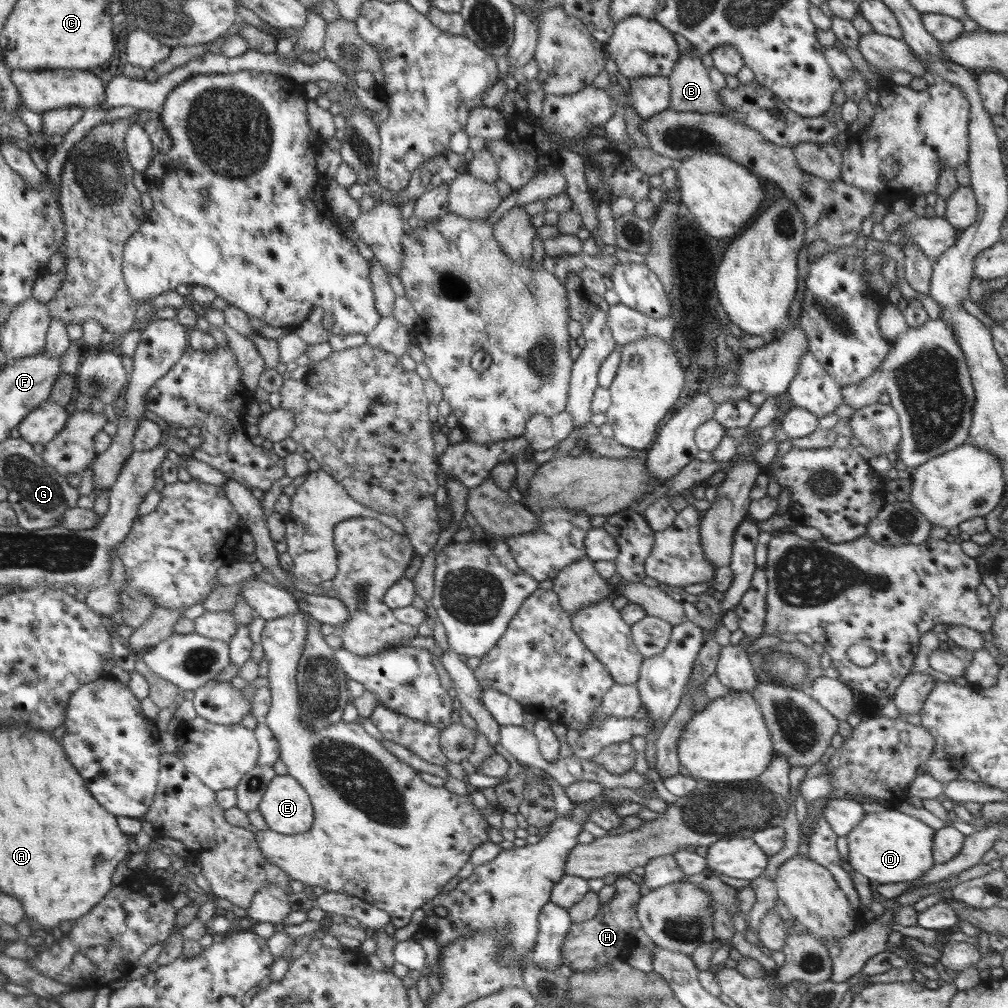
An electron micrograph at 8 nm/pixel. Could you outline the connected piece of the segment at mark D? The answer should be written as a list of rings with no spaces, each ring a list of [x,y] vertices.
[[[891,807],[883,812],[868,813],[848,833],[848,861],[853,870],[871,882],[914,882],[932,868],[935,830],[918,818]]]

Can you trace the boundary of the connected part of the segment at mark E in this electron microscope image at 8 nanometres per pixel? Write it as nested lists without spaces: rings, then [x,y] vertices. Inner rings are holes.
[[[276,775],[268,783],[259,810],[268,828],[283,835],[300,835],[313,825],[308,793],[290,775]]]

